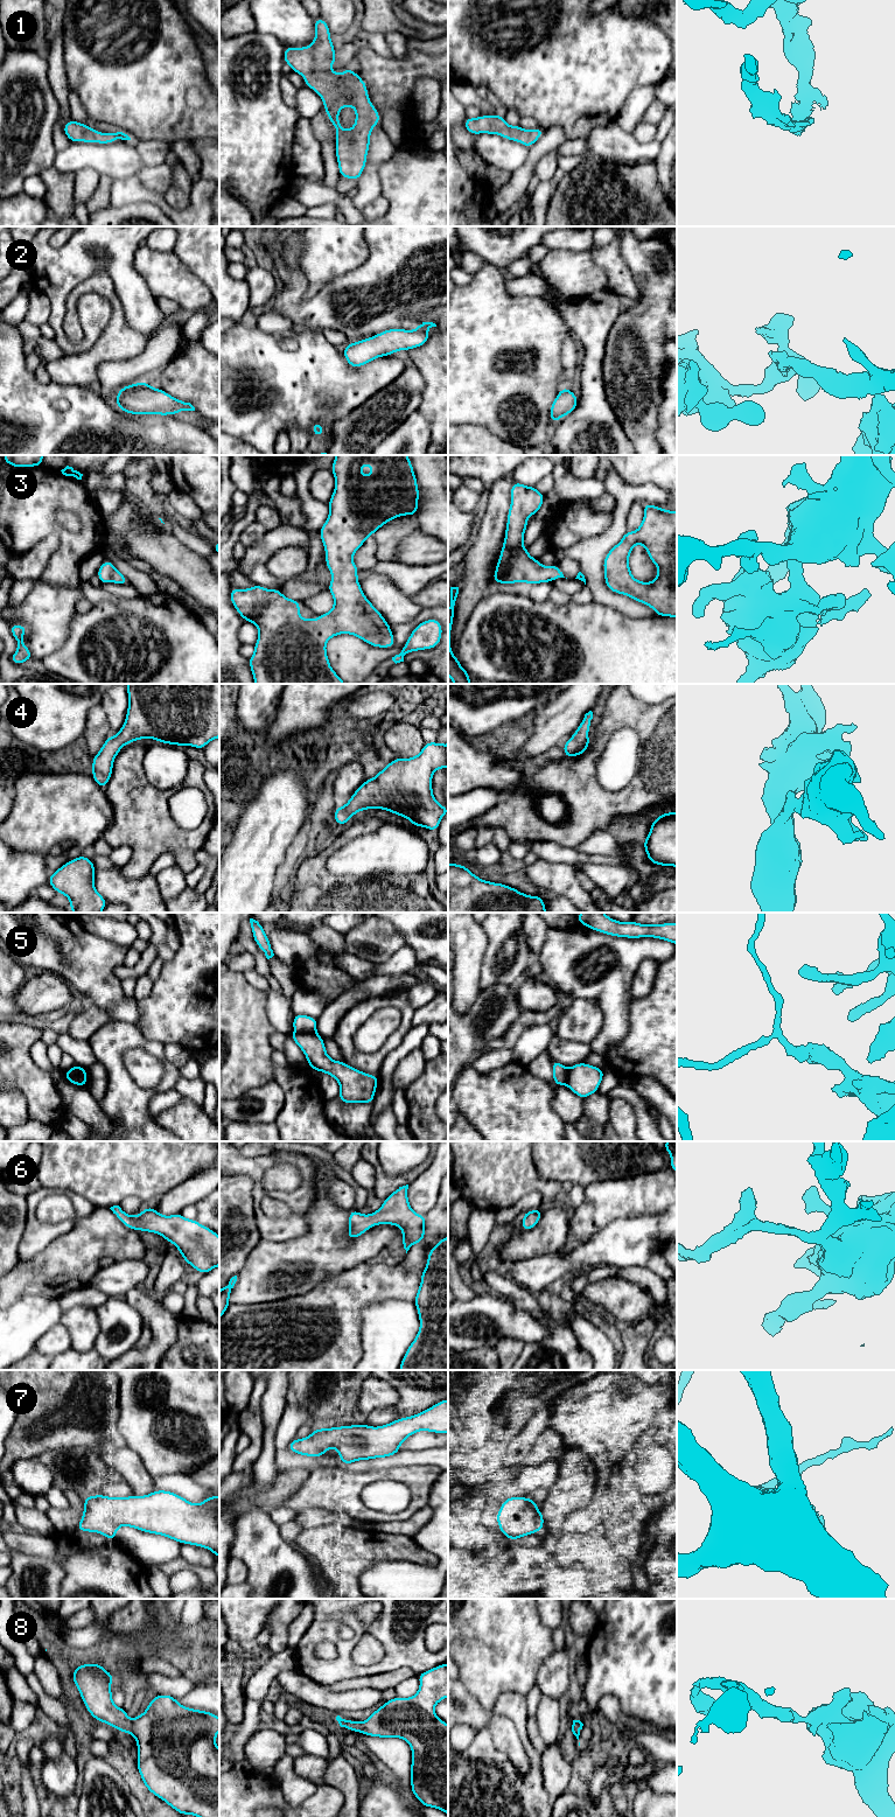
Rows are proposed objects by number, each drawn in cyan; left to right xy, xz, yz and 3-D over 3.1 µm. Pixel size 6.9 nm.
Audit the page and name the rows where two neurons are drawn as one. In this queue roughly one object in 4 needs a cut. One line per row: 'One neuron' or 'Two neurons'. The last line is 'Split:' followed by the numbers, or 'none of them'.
1: One neuron
2: One neuron
3: One neuron
4: One neuron
5: Two neurons
6: One neuron
7: One neuron
8: One neuron
Split: 5

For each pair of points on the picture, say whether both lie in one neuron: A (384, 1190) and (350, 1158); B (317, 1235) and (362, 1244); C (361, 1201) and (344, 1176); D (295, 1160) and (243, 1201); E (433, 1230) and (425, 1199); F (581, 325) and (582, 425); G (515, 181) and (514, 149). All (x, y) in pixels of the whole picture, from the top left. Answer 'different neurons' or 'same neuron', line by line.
A: different neurons
B: same neuron
C: same neuron
D: different neurons
E: different neurons
F: same neuron
G: different neurons

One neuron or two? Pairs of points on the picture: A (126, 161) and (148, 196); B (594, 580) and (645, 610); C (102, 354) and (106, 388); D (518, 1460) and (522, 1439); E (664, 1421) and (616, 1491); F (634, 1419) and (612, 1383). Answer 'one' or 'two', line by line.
A: two
B: one
C: two
D: one
E: one
F: one

